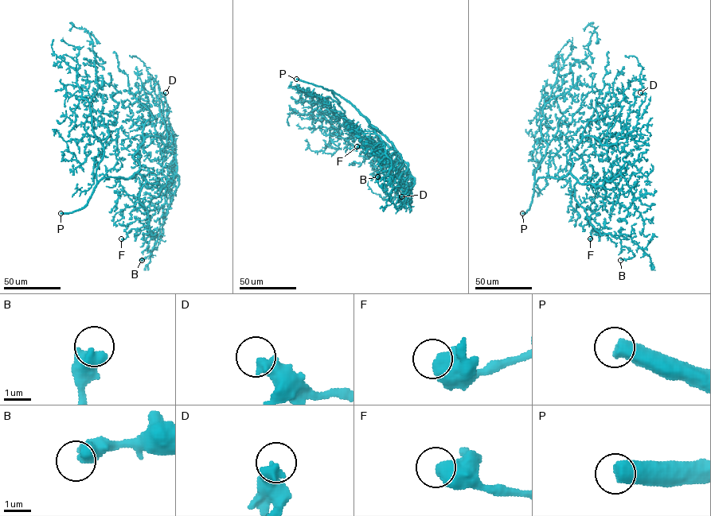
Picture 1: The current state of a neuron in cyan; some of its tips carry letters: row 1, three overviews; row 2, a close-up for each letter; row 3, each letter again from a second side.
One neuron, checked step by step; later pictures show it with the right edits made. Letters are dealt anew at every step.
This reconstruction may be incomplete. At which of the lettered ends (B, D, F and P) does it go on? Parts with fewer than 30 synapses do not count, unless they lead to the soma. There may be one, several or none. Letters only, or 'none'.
P

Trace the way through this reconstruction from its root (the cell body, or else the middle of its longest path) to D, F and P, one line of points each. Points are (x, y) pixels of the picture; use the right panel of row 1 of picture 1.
D: (547, 177), (569, 171), (570, 153), (584, 137), (608, 145), (625, 137), (637, 123), (646, 97), (640, 92)
F: (547, 177), (561, 178), (570, 173), (576, 180), (575, 199), (584, 209), (593, 227), (590, 238)
P: (547, 177), (537, 180), (534, 186), (532, 203), (522, 213)

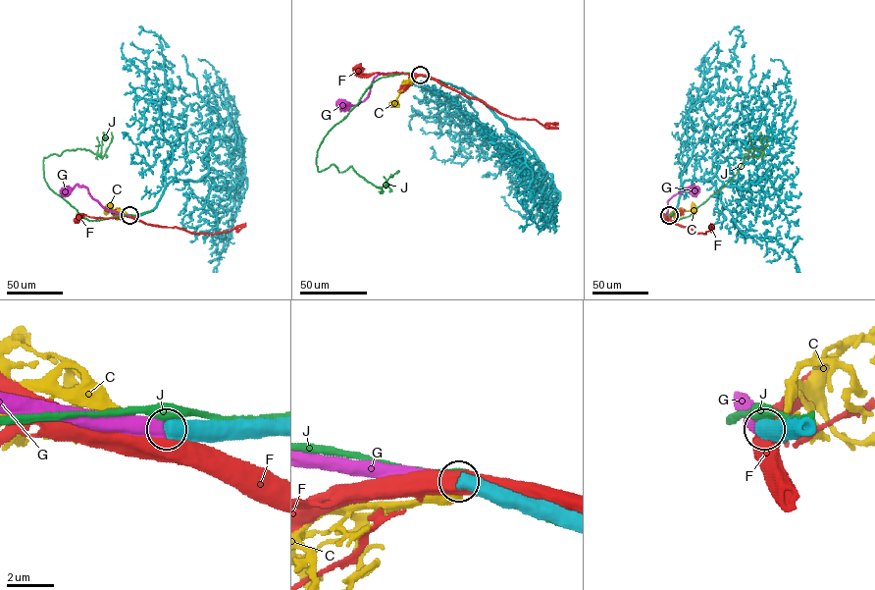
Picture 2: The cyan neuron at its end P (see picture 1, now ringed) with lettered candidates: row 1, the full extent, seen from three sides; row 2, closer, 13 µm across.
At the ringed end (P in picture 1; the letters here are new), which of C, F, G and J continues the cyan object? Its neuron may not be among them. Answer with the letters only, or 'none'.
G

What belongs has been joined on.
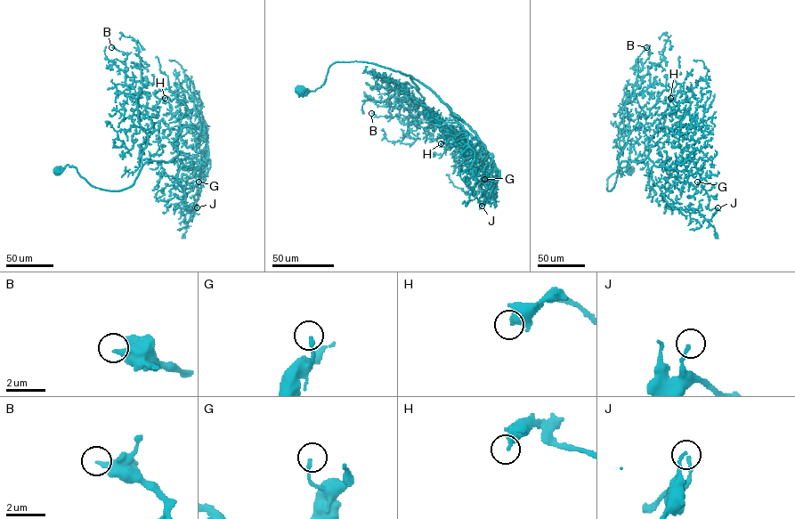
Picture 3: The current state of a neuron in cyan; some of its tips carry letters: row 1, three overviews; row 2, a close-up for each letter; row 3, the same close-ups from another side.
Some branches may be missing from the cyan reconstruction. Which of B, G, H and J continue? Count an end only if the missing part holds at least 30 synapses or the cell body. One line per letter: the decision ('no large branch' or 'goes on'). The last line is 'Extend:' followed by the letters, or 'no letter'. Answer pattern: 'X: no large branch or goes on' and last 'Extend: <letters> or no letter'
B: no large branch
G: no large branch
H: no large branch
J: no large branch
Extend: no letter

